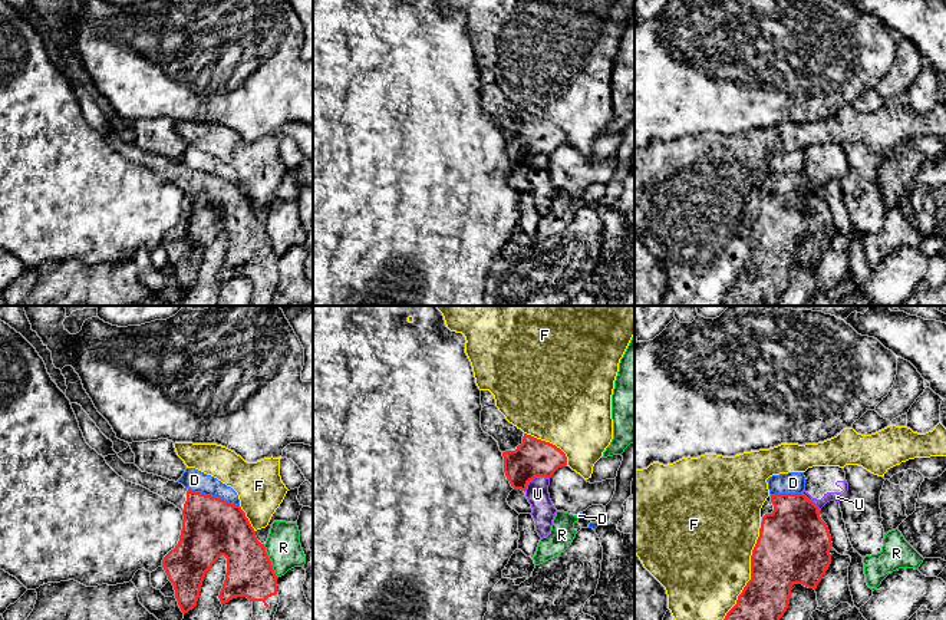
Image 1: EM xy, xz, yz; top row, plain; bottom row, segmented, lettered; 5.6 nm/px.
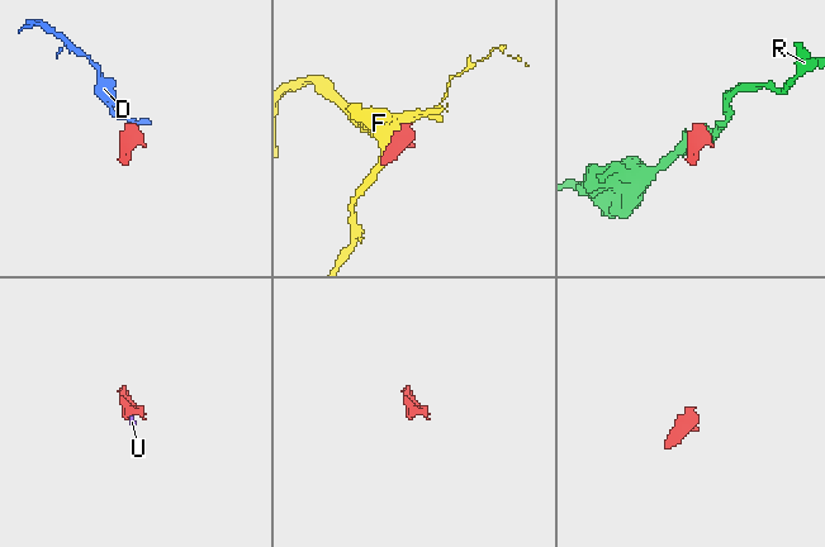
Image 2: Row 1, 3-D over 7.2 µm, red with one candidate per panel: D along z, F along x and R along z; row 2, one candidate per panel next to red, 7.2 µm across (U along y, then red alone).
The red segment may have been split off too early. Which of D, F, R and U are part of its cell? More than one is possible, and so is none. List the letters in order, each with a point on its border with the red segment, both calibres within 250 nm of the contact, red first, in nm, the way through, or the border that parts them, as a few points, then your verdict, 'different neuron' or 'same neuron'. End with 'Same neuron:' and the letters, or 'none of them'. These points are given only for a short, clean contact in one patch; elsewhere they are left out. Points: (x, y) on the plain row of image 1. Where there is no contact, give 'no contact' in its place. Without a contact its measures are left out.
D: meets red in xy at (214, 175); 340 nm thick on the red side, 120 nm on the other; border along xy (188, 167), (239, 184); different neuron
F: meets red in yz at (751, 253); 380 nm thick on the red side, 480 nm on the other; different neuron
R: meets red in xy at (270, 240); 260 nm thick on the red side, 200 nm on the other; border along xy (263, 223), (277, 256); different neuron
U: meets red in xz at (534, 155); 220 nm thick on the red side, 130 nm on the other; border along xz (549, 155), (534, 155), (524, 170); different neuron
Same neuron: none of them

